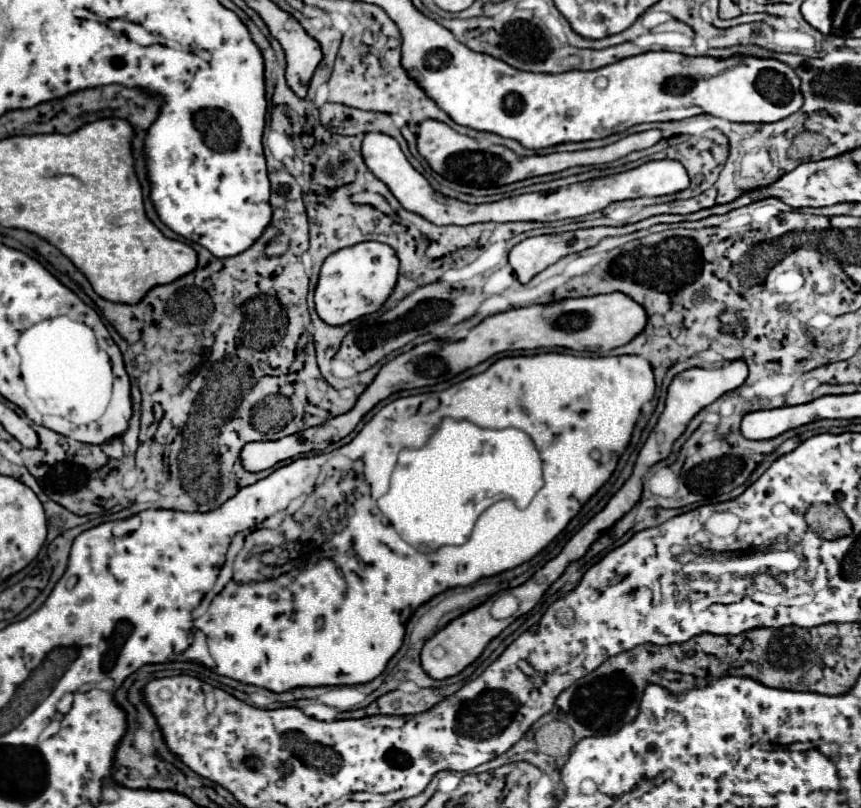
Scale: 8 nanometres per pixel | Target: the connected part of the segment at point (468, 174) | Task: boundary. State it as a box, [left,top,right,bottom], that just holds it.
[417,119,663,187]

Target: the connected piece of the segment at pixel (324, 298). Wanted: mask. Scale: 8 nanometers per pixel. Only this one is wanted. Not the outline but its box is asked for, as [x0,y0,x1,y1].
[315,241,399,325]

